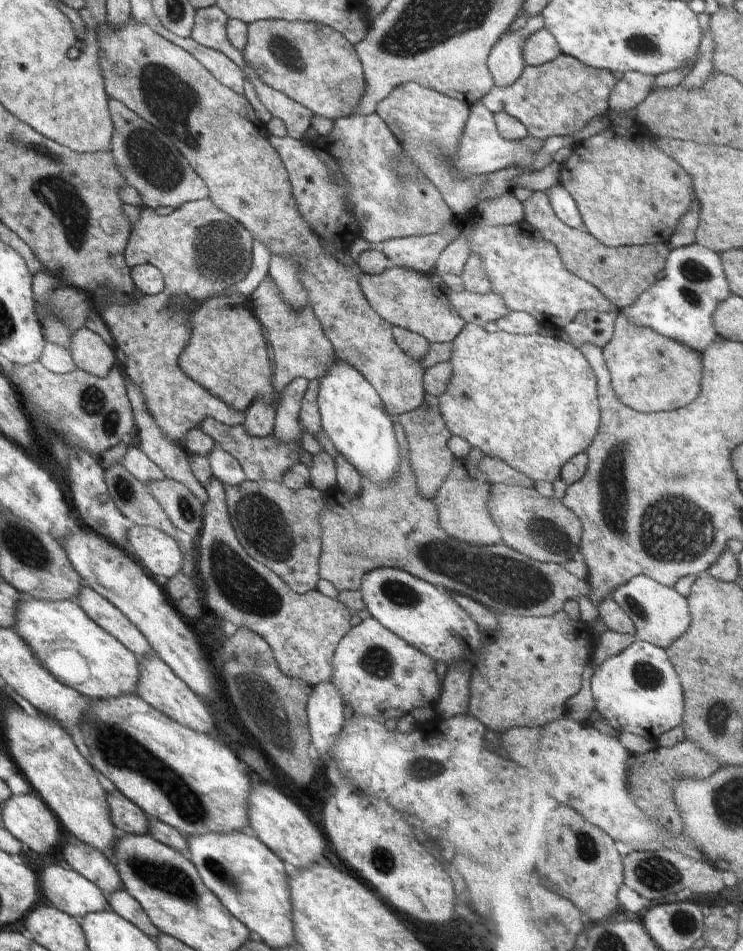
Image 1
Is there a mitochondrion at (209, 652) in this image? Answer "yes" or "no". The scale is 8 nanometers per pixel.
no

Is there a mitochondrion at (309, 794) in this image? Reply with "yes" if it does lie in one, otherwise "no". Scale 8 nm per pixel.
no

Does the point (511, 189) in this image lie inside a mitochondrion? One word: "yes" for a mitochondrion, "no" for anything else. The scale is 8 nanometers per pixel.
no

